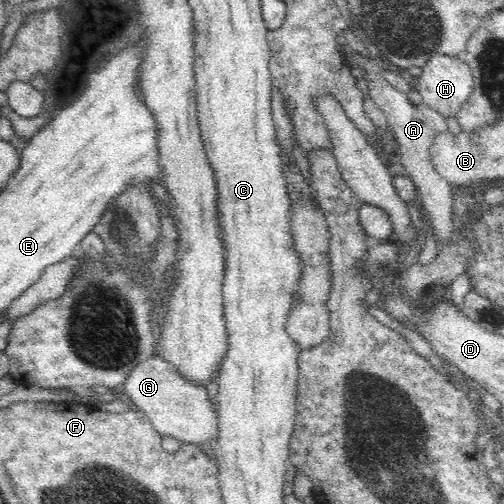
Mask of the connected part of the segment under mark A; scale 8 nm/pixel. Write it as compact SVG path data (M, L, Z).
M346 55L350 66L361 67L366 72L364 80L368 81L369 96L378 108L384 113L393 143L400 148L399 161L405 168L406 175L412 177L417 188L418 201L422 212L426 215L433 230L433 237L437 244L437 250L442 250L446 244L451 242L454 234L454 220L452 220L452 185L443 179L430 161L429 151L434 145L435 138L440 132L446 132L446 118L439 112L432 110L428 105L422 103L414 106L405 92L400 92L391 86L384 78L384 70L376 65L370 58Z

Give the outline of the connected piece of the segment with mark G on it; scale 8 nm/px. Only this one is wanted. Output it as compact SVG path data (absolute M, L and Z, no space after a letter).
M153 356L144 362L140 362L126 378L124 382L123 398L127 399L133 408L140 409L148 415L154 428L163 436L176 438L180 443L194 444L197 447L214 447L218 440L218 413L214 404L208 398L208 392L204 385L194 383L186 379L172 363L160 356Z

